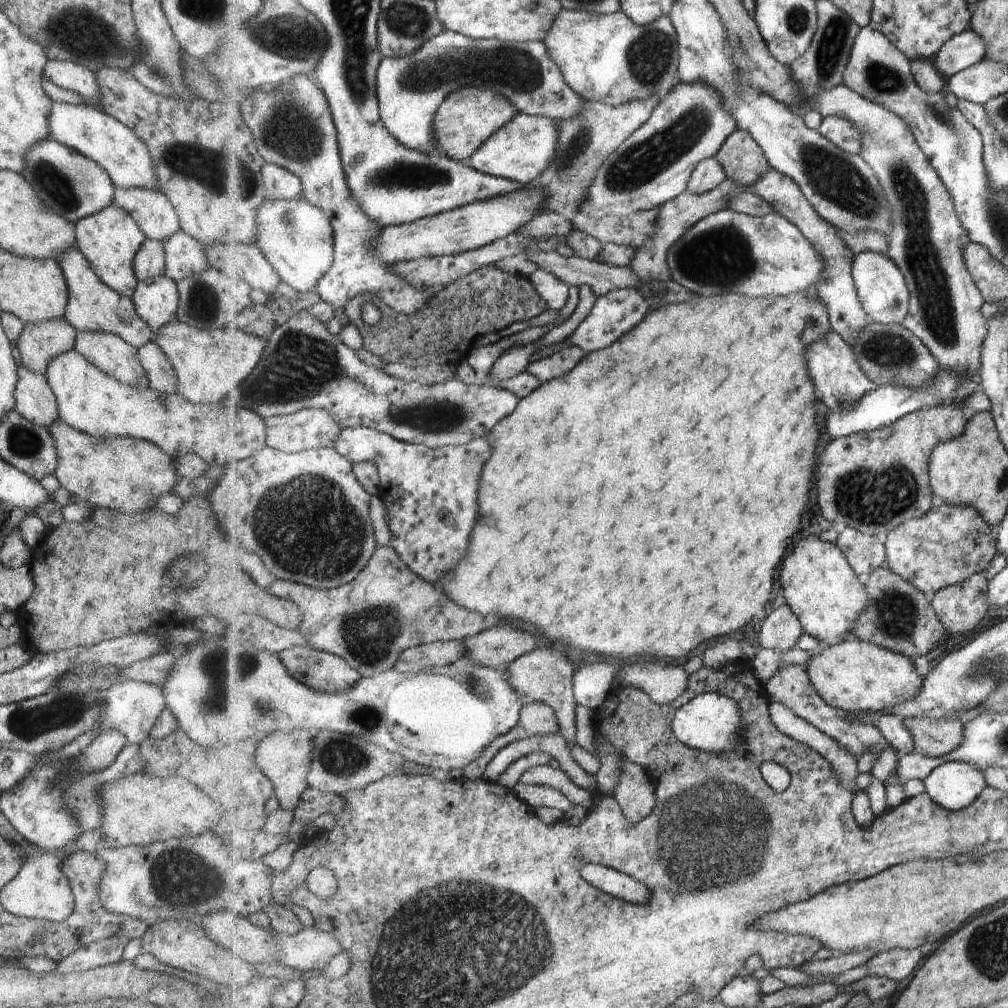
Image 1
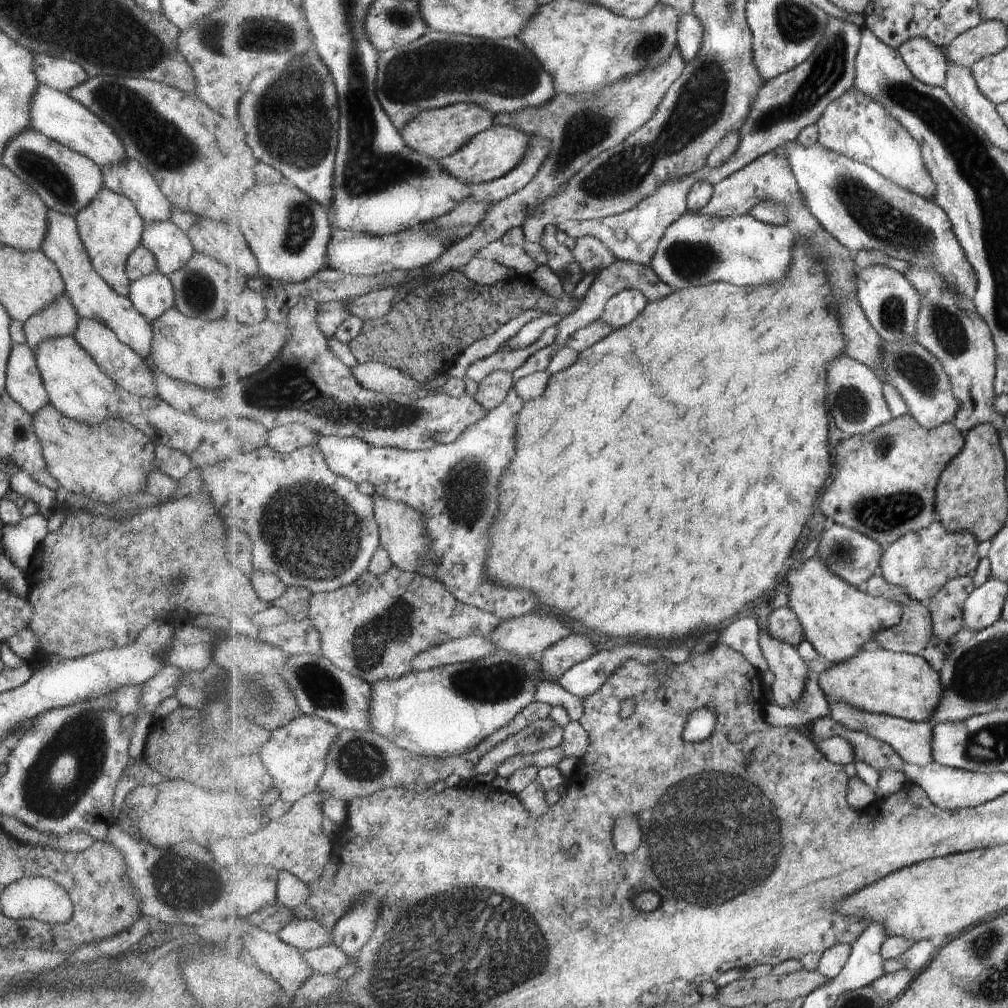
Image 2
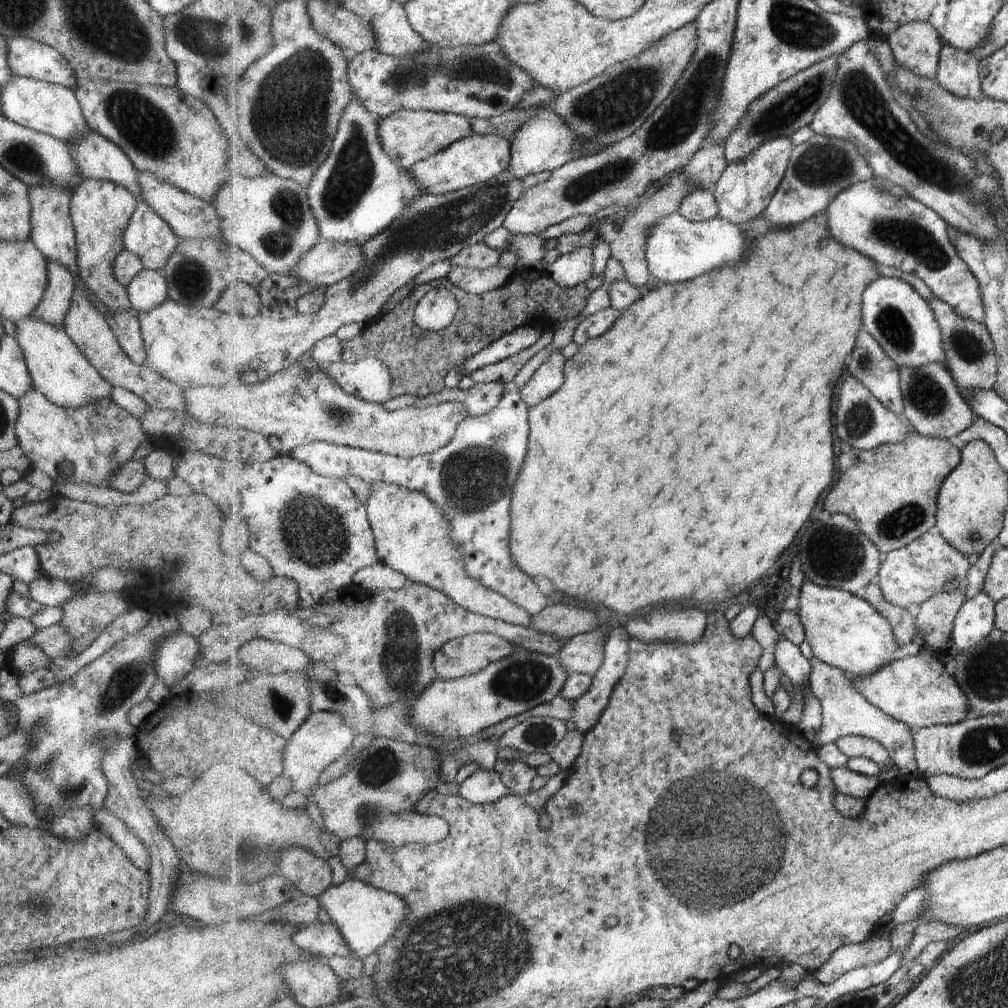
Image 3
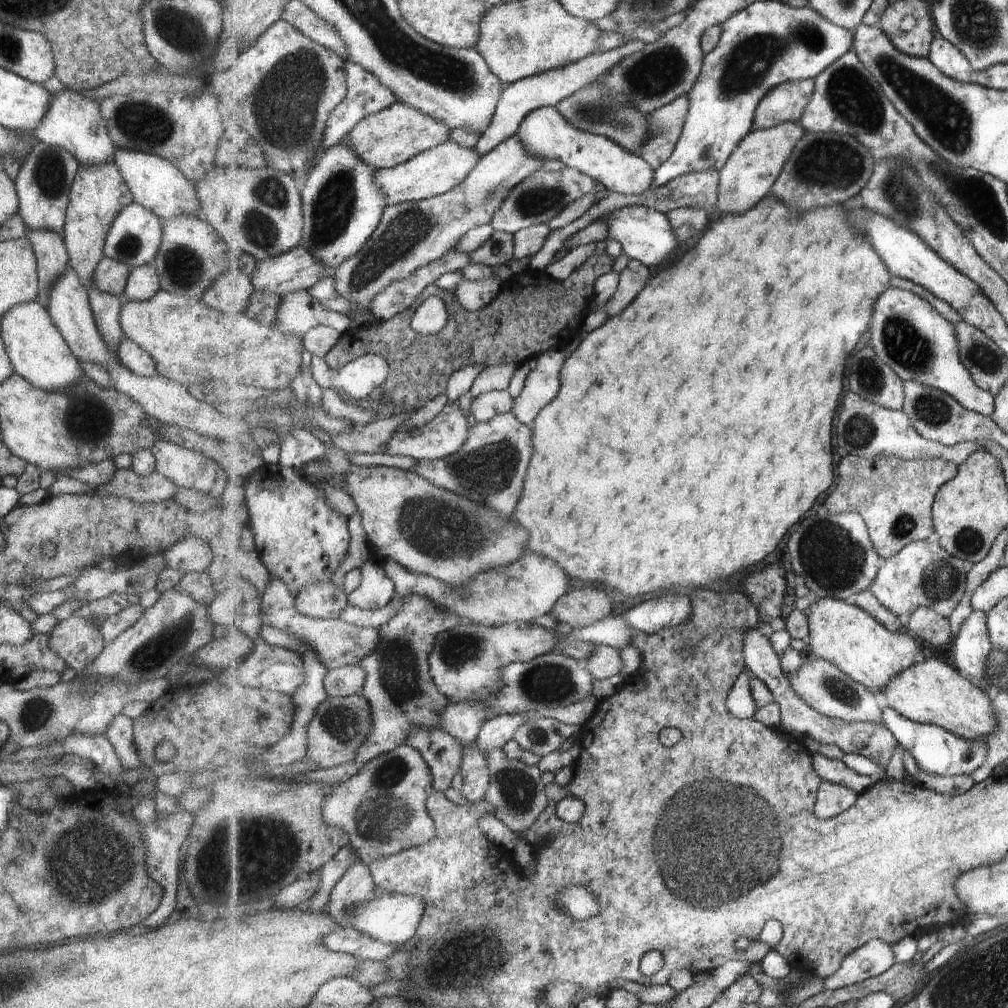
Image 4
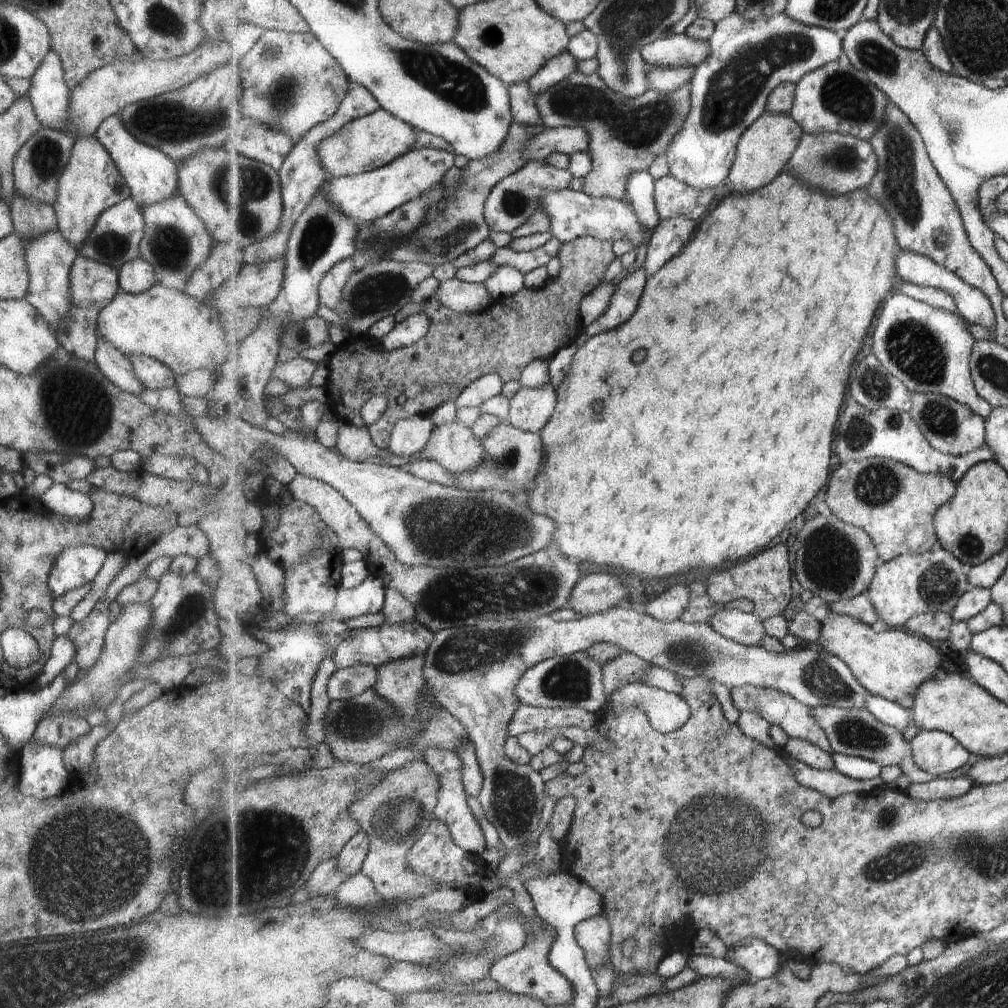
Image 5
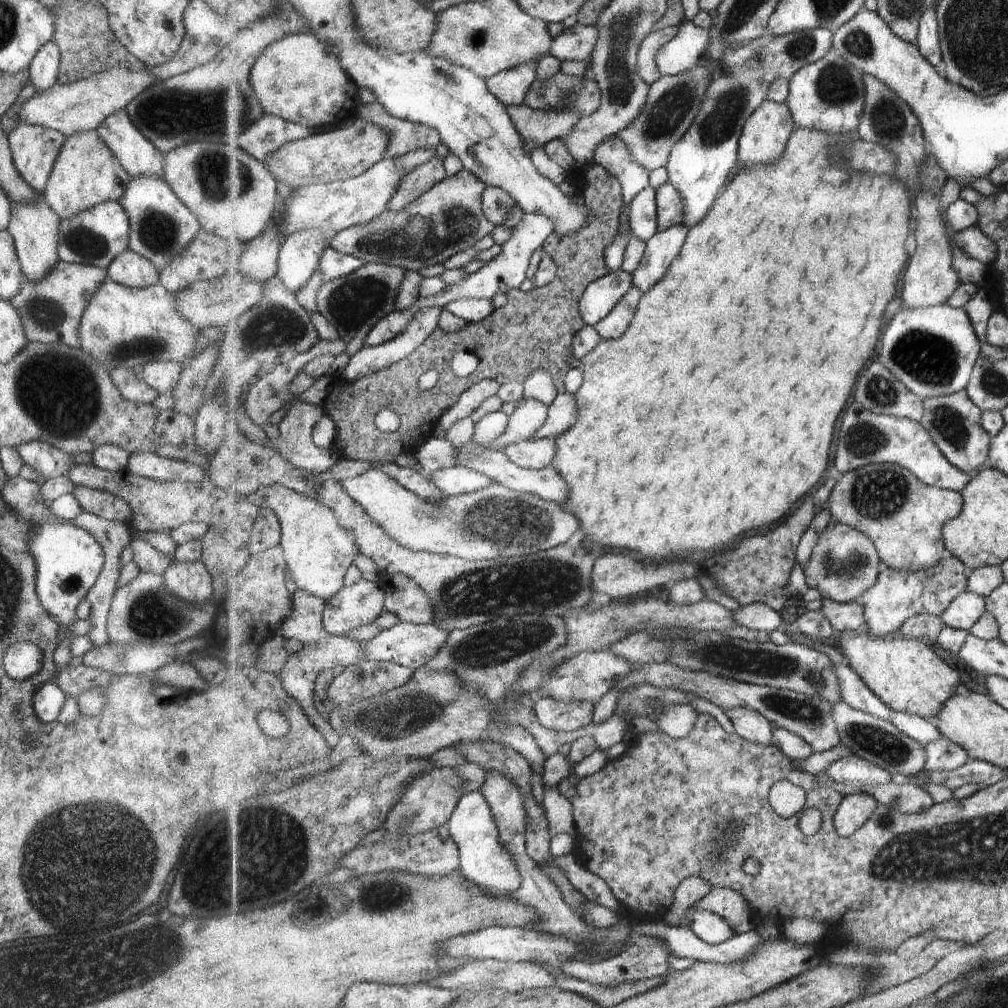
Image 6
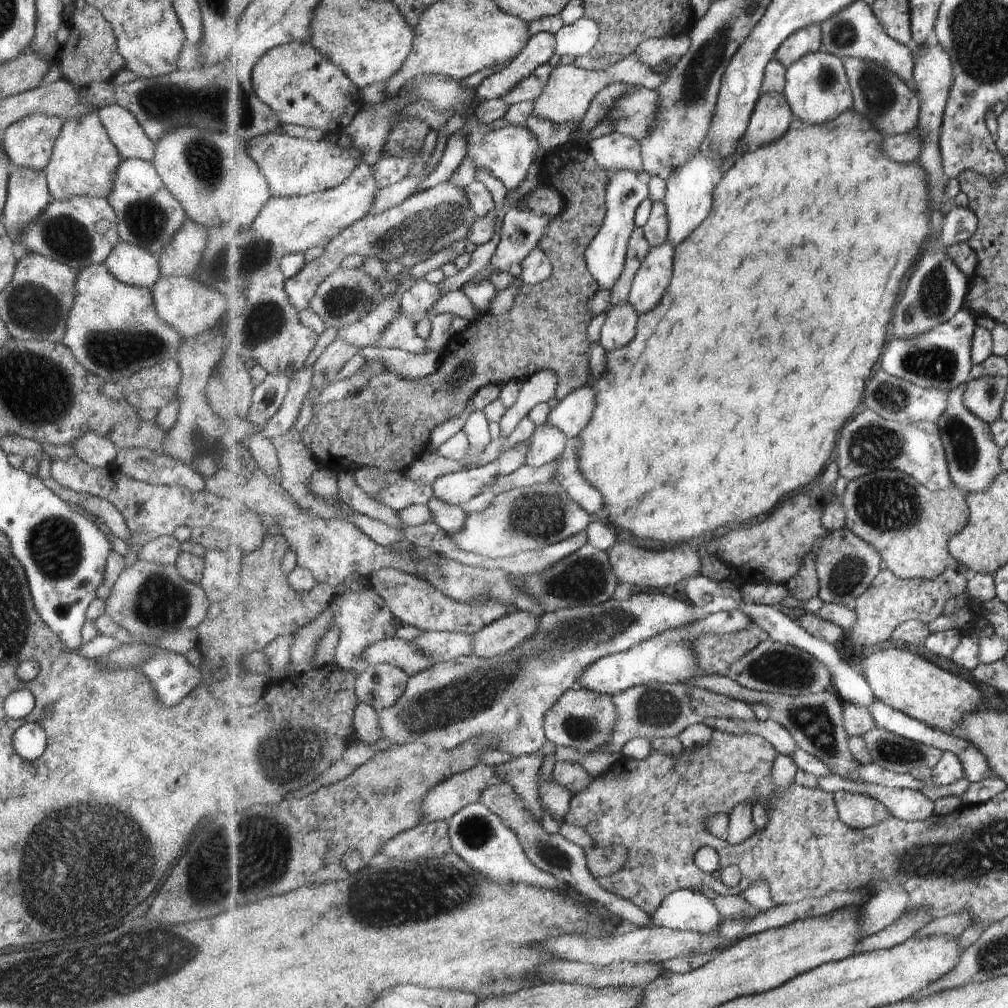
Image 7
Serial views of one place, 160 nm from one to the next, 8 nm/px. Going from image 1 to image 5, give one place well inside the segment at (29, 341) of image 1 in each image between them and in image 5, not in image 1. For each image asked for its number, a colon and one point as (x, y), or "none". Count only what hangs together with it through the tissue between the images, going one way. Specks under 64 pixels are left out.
2: (58, 319)
3: (52, 306)
4: (47, 246)
5: (29, 218)

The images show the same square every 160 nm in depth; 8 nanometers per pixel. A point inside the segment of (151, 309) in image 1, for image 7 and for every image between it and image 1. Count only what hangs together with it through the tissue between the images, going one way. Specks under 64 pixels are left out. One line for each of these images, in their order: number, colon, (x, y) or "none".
2: (151, 295)
3: (147, 289)
4: (142, 282)
5: (134, 276)
6: (129, 269)
7: (129, 264)

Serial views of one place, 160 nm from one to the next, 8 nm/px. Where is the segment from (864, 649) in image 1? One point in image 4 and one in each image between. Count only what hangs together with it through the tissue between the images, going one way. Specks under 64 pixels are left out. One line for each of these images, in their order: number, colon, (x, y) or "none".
2: (883, 682)
3: (917, 690)
4: (933, 693)

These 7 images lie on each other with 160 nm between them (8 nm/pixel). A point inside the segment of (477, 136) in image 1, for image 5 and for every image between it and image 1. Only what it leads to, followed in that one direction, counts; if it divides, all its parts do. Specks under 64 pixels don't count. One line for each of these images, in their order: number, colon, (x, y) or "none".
2: (439, 133)
3: (409, 136)
4: (384, 140)
5: (373, 141)

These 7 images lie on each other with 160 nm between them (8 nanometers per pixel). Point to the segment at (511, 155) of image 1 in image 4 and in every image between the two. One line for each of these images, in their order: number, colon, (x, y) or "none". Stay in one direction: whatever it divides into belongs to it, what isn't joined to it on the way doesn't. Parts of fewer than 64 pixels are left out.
2: (491, 155)
3: (476, 158)
4: (436, 171)

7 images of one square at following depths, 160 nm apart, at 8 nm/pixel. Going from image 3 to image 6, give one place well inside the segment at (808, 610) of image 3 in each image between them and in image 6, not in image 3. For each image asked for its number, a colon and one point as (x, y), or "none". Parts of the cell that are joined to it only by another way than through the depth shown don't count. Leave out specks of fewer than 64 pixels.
4: (847, 635)
5: (894, 664)
6: (907, 675)

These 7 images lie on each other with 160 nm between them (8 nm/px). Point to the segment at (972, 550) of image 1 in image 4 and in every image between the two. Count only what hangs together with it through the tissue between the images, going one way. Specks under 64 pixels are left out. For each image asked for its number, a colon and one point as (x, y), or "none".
2: (922, 562)
3: (930, 565)
4: (924, 574)

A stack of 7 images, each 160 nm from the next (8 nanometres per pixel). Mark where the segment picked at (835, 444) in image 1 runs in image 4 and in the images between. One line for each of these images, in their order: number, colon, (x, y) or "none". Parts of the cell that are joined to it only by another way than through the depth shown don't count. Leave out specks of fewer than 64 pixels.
2: (887, 481)
3: (892, 491)
4: (895, 496)

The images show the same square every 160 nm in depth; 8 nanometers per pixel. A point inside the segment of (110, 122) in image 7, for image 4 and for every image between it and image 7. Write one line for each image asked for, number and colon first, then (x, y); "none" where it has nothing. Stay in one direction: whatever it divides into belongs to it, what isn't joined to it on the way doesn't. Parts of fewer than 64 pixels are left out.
4: (154, 183)
5: (151, 176)
6: (137, 156)

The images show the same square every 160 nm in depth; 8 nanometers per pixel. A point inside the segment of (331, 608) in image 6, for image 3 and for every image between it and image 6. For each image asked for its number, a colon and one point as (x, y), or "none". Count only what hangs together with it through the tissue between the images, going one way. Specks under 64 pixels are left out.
3: (311, 528)
4: (376, 590)
5: (368, 598)

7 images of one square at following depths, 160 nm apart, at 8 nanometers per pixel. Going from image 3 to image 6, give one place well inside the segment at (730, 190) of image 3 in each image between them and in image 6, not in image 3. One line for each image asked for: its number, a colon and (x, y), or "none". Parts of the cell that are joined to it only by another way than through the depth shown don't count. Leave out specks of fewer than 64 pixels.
4: (749, 176)
5: (765, 149)
6: (766, 136)

